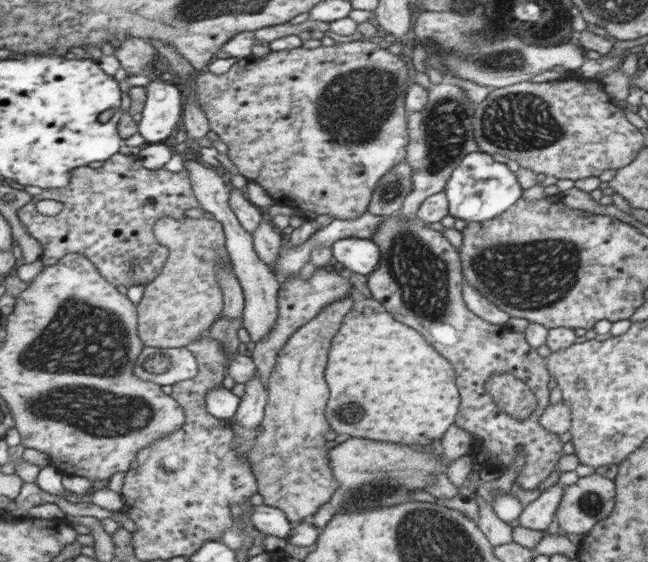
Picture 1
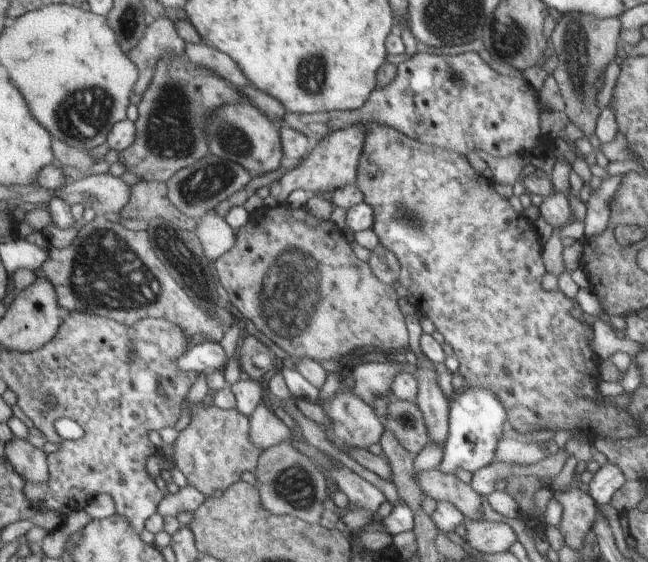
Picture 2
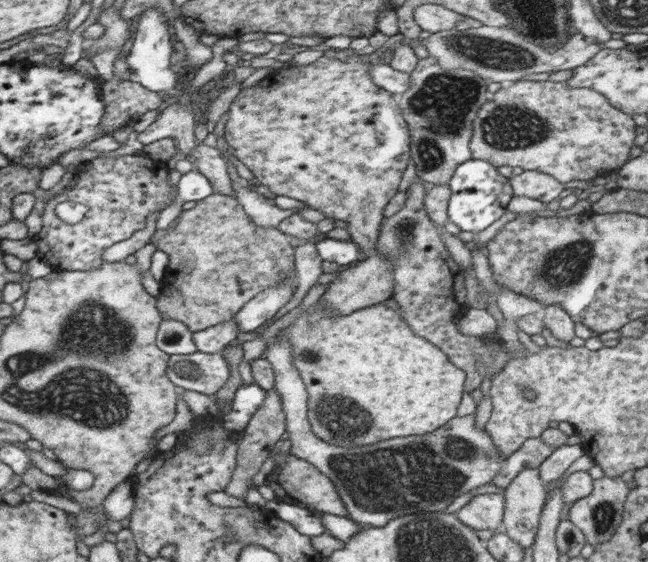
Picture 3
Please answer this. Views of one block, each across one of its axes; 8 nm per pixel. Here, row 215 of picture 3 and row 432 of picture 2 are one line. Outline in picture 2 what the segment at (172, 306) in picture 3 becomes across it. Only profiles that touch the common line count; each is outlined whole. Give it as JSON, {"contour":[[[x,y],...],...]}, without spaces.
{"contour":[[[203,402],[190,405],[192,412],[188,426],[180,432],[172,444],[172,456],[176,468],[184,474],[187,484],[211,497],[217,490],[226,490],[235,482],[242,481],[244,472],[256,472],[263,447],[250,438],[250,418],[236,408],[218,408],[216,404],[204,406]]]}

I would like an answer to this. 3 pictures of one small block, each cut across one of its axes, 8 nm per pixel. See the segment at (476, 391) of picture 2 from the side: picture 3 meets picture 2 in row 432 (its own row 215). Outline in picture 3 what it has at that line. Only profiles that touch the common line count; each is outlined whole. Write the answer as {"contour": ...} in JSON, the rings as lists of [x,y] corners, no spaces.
{"contour":[[[470,158],[460,163],[452,178],[448,182],[451,188],[451,197],[447,208],[448,222],[454,222],[461,230],[478,233],[502,218],[513,193],[509,178],[500,175],[500,172],[488,160]]]}

